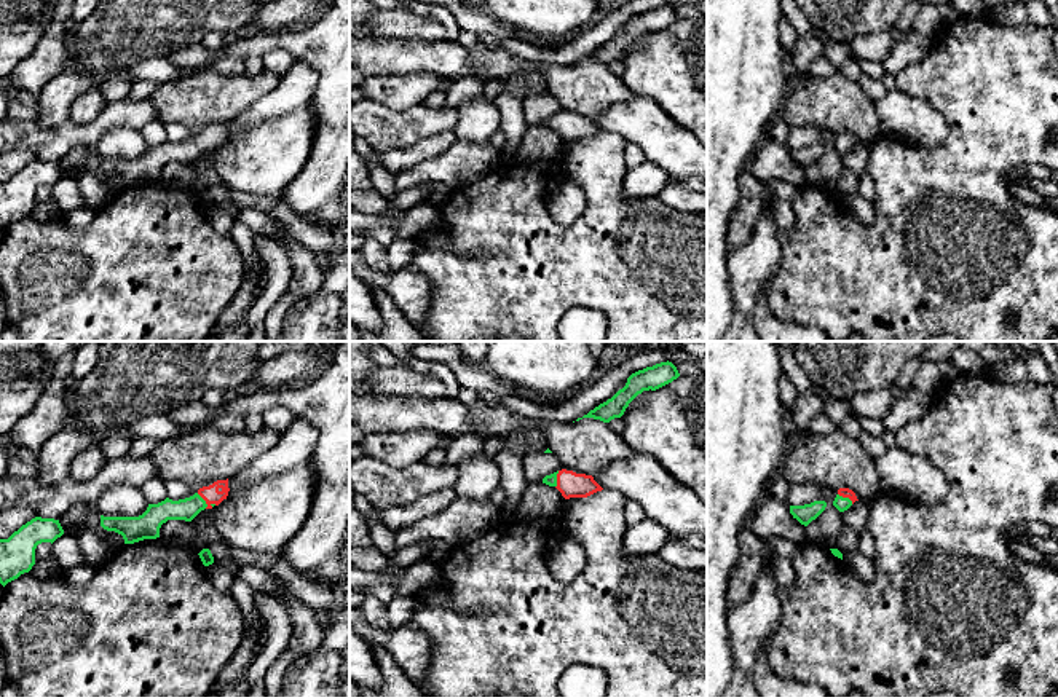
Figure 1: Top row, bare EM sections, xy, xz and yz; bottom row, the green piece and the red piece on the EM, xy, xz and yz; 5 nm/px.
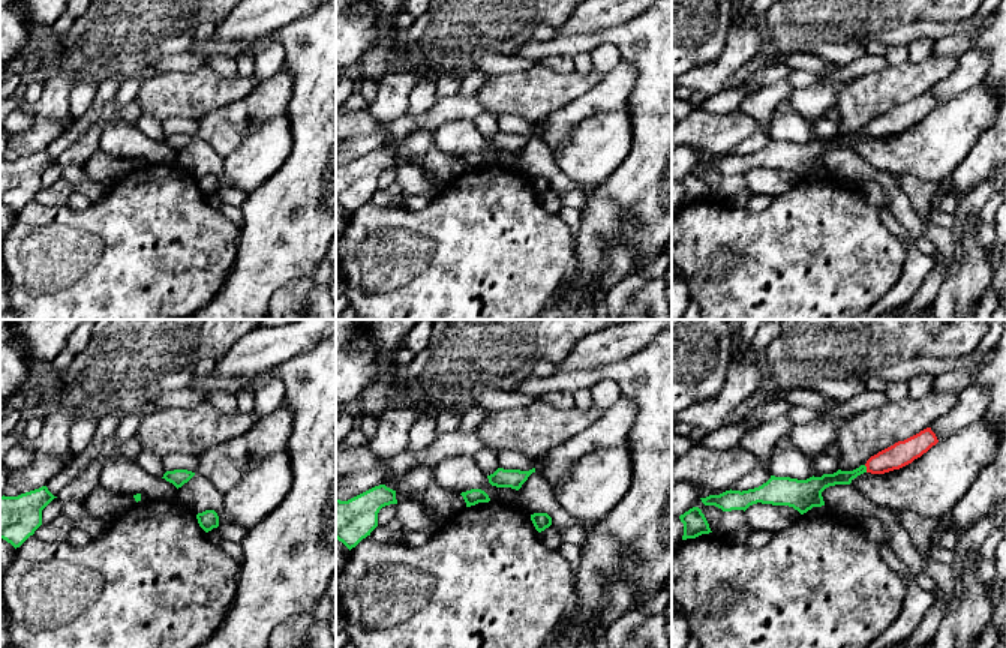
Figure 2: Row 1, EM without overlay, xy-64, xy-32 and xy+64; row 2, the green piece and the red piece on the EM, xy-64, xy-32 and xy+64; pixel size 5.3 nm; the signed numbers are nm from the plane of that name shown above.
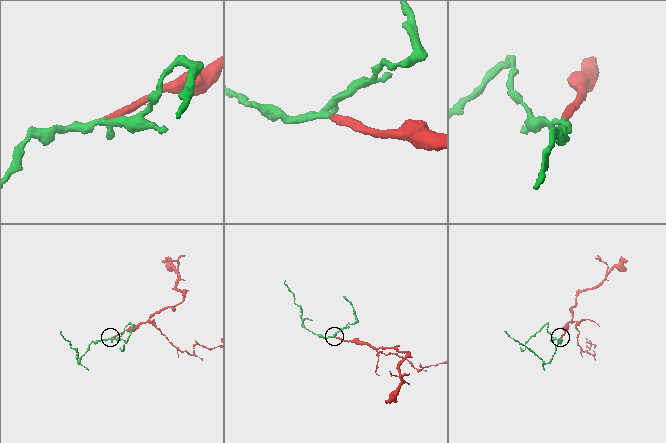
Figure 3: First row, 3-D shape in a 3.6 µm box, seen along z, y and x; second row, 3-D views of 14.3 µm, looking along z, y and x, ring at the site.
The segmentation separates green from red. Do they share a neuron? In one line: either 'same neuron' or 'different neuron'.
same neuron

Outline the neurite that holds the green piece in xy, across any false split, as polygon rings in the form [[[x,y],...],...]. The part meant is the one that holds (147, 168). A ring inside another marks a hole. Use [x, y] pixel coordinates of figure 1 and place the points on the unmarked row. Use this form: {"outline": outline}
{"outline": [[[228,121],[217,123],[209,129],[199,131],[193,139],[172,144],[166,140],[158,147],[148,147],[139,159],[104,159],[101,169],[123,179],[124,187],[160,180],[160,171],[168,163],[191,164],[201,153],[219,148],[228,139]]]}

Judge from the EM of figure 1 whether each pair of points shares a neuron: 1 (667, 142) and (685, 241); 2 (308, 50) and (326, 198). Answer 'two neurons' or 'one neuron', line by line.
1: two neurons
2: one neuron

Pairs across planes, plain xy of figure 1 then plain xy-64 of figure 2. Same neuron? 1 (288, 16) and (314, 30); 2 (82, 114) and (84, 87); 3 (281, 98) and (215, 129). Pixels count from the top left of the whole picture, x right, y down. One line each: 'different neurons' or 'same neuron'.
1: different neurons
2: same neuron
3: same neuron

